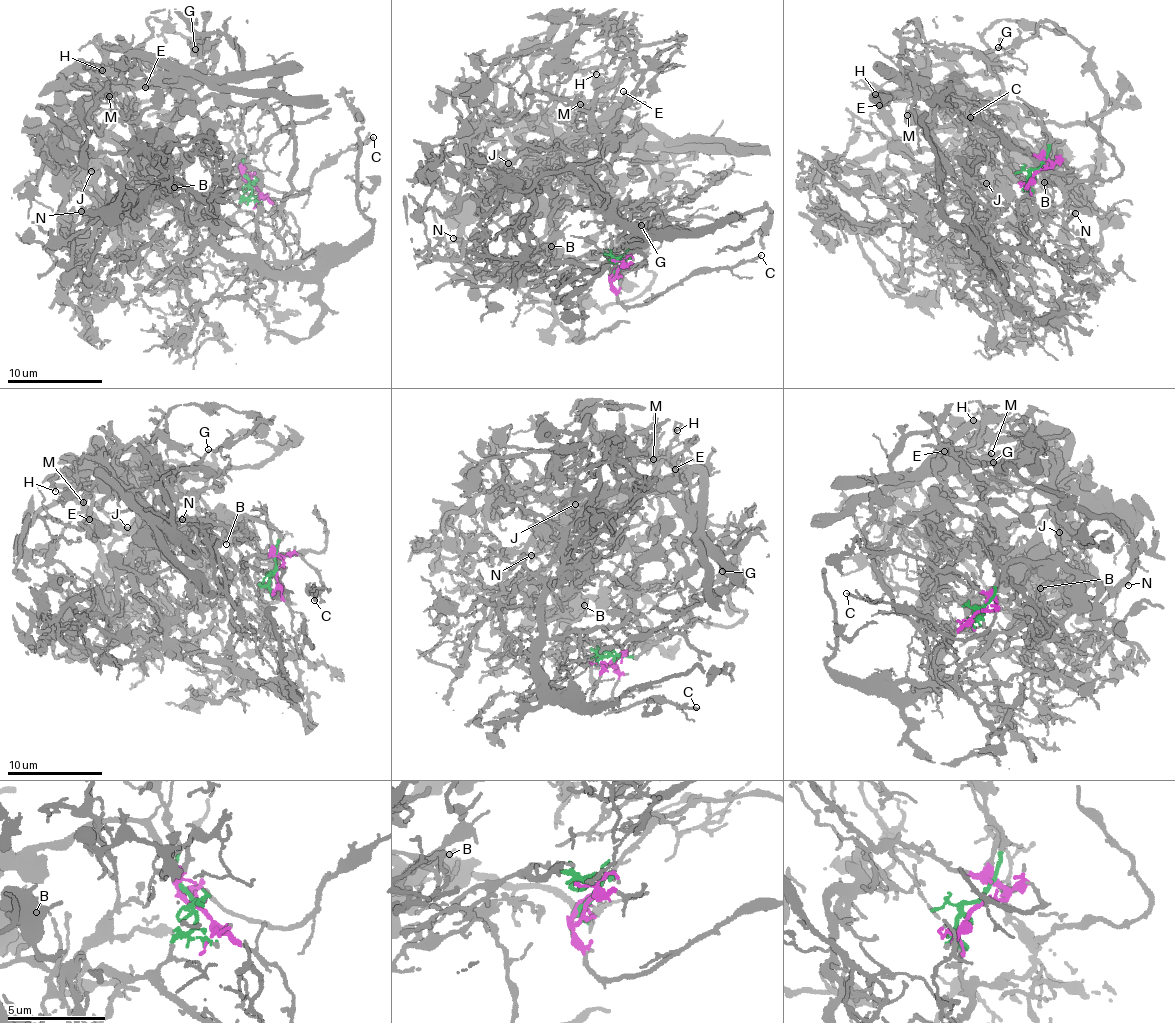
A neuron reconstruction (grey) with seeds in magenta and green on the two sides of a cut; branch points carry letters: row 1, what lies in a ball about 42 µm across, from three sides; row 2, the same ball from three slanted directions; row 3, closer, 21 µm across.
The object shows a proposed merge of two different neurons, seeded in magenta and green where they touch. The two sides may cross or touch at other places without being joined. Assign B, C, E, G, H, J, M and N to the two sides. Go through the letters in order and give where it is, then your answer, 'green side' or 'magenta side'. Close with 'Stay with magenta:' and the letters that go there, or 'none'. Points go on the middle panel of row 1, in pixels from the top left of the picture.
B: place (551, 246); magenta side
C: place (761, 255); magenta side
E: place (623, 91); magenta side
G: place (641, 225); magenta side
H: place (596, 74); magenta side
J: place (508, 163); magenta side
M: place (580, 104); magenta side
N: place (453, 238); magenta side
Stay with magenta: B, C, E, G, H, J, M, N

